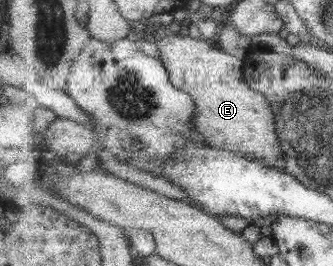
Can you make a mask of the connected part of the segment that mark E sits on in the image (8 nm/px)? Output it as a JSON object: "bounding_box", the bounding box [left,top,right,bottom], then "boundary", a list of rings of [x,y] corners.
{"bounding_box":[156,31,284,168],"boundary":[[[189,31],[187,35],[185,32],[167,35],[160,38],[156,44],[160,52],[159,59],[164,61],[164,65],[168,68],[172,83],[191,94],[195,101],[197,112],[194,123],[198,128],[200,138],[215,149],[245,153],[253,157],[253,160],[259,160],[263,165],[282,168],[284,152],[277,136],[272,102],[264,93],[253,90],[244,81],[244,61],[241,57],[223,52],[216,41],[209,41]]]}

